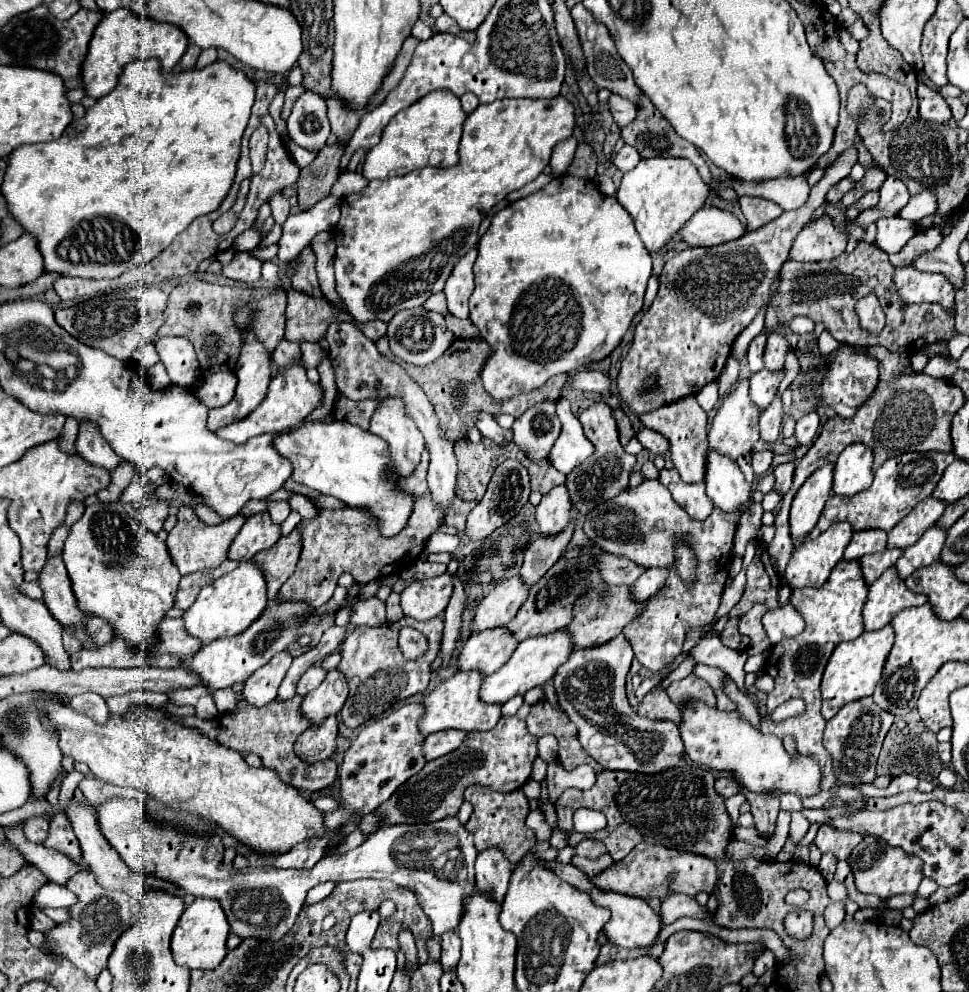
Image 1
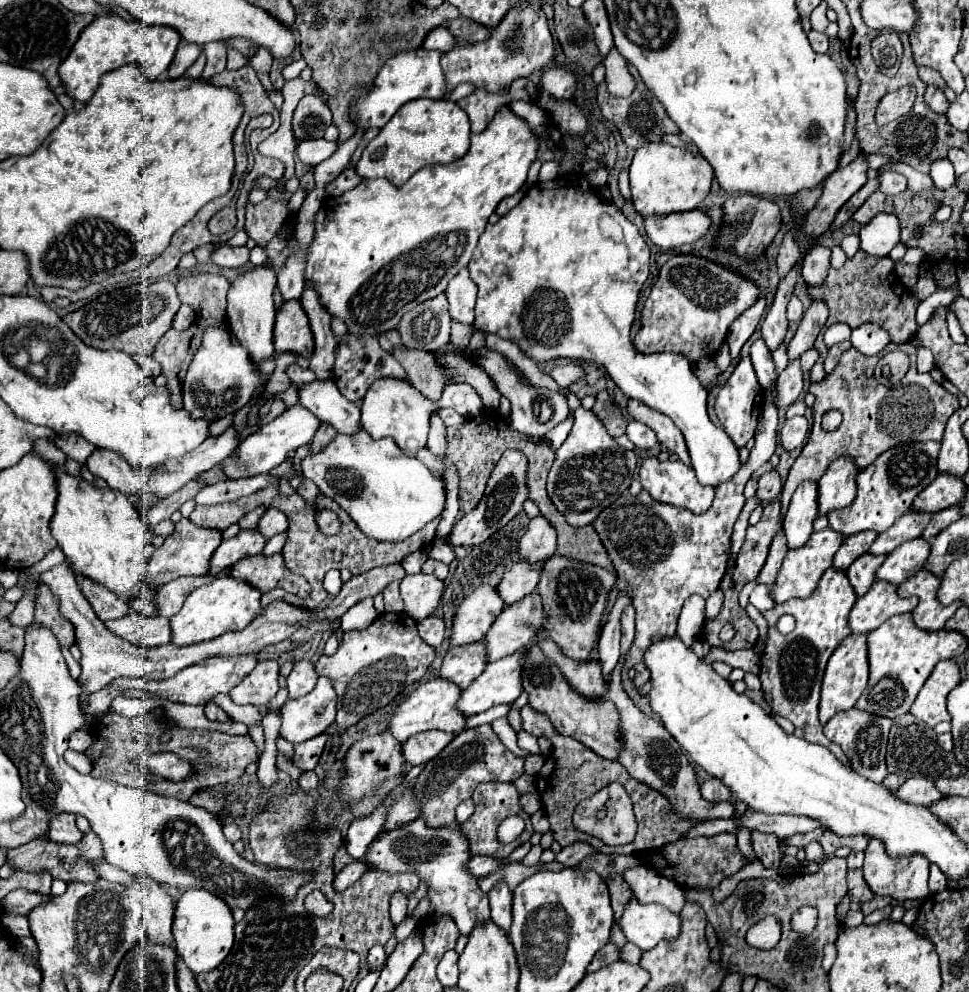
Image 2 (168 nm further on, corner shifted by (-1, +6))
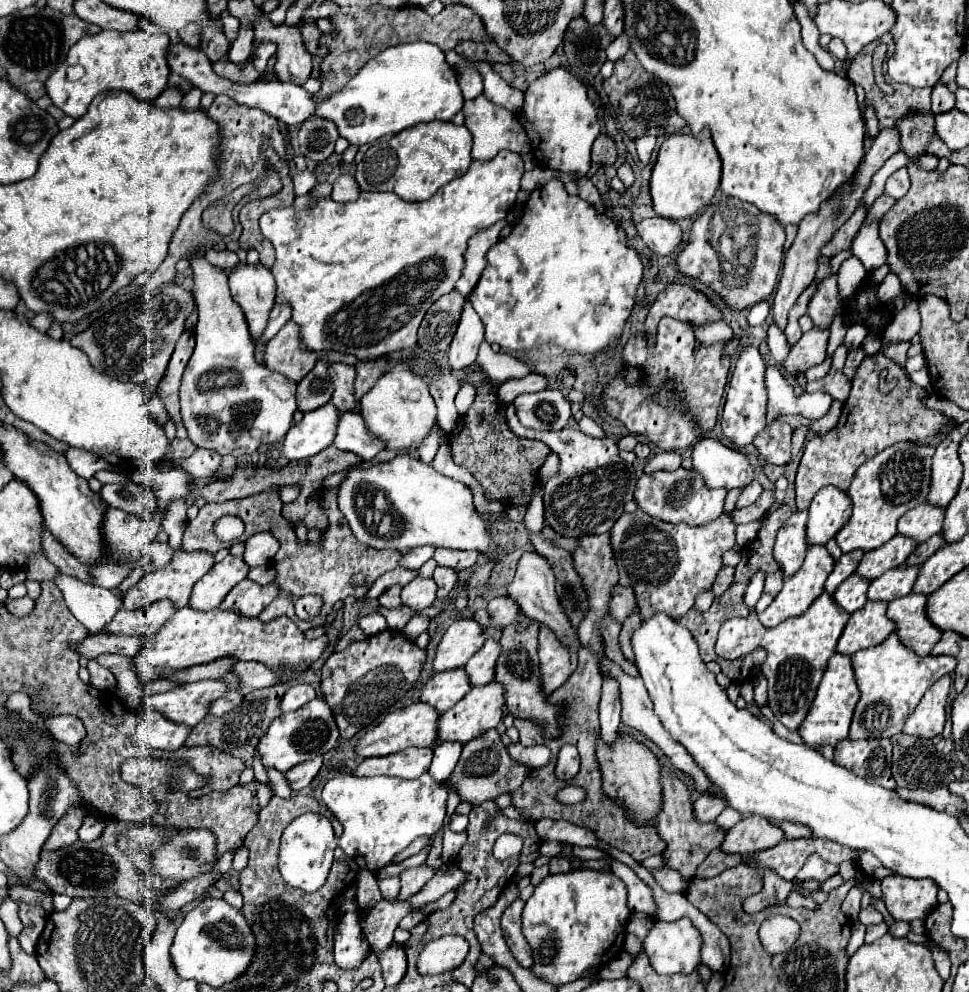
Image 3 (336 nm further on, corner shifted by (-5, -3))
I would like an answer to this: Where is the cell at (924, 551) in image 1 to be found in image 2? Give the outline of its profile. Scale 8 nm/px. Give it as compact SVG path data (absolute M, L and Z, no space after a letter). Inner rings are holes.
M925 539L907 541L887 555L883 565L877 569L875 577L889 581L893 585L901 585L905 579L909 579L911 575L915 575L925 567L929 551L931 547L929 547L929 541Z

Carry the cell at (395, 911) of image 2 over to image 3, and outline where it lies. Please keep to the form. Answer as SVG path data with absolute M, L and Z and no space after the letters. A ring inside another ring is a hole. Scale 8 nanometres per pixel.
M397 878L379 880L379 888L381 888L381 894L385 900L389 900L389 902L397 900L397 896L399 896L399 880Z

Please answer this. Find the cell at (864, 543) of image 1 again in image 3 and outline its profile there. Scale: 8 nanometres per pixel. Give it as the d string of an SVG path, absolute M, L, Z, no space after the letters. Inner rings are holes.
M853 550L853 552L843 554L843 556L837 560L833 572L829 574L829 578L827 578L827 582L825 582L825 590L827 590L829 594L833 594L833 592L837 590L837 586L839 586L849 574L853 574L853 572L857 570L863 554L865 554L863 550Z

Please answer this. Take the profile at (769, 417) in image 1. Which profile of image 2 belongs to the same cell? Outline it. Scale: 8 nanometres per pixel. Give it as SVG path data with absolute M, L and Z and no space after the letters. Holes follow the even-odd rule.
M795 359L795 361L789 361L785 371L779 375L777 407L789 407L801 395L801 389L803 389L803 375L801 375L799 359Z

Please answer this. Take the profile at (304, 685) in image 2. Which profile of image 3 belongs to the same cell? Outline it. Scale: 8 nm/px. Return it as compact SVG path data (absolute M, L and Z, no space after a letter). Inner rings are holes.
M297 682L297 684L293 684L287 692L285 692L285 696L283 696L283 700L281 700L281 710L283 712L293 712L293 710L297 710L297 708L301 708L303 704L307 704L309 700L313 700L317 694L315 694L315 688L311 686L311 684L301 684L301 682Z

